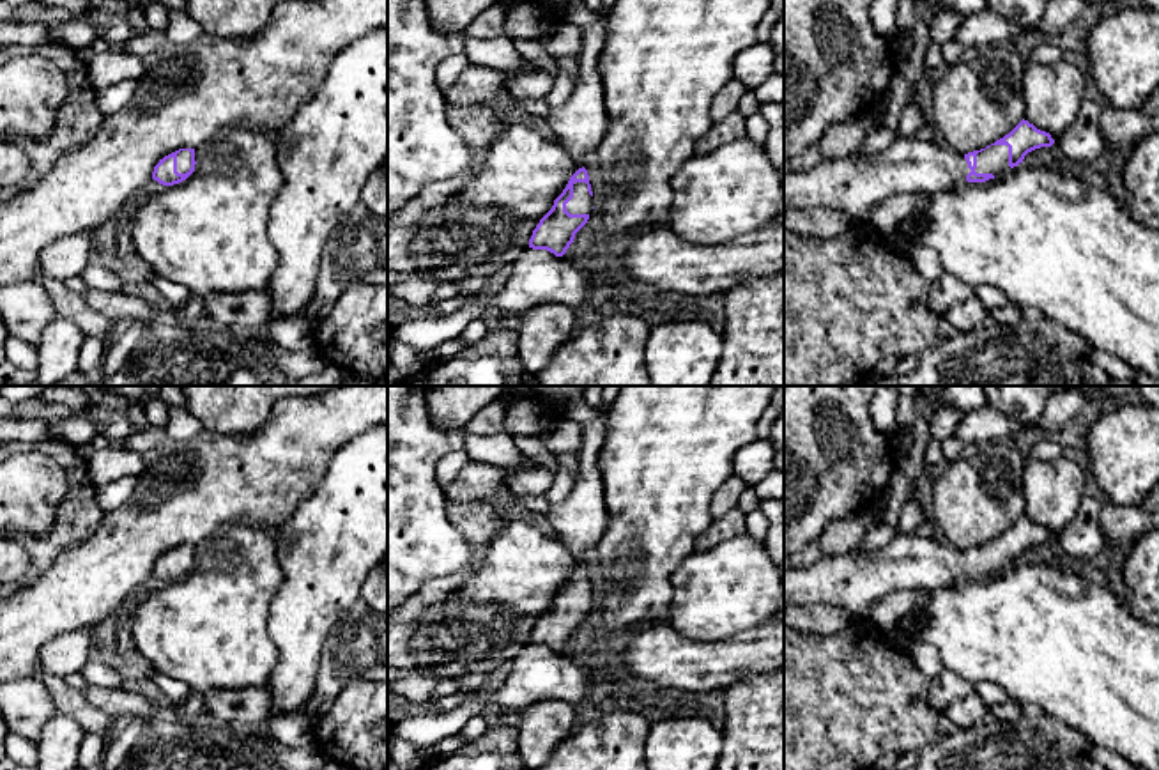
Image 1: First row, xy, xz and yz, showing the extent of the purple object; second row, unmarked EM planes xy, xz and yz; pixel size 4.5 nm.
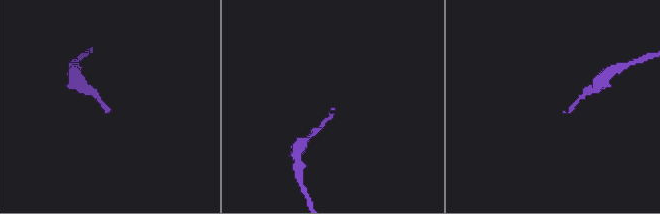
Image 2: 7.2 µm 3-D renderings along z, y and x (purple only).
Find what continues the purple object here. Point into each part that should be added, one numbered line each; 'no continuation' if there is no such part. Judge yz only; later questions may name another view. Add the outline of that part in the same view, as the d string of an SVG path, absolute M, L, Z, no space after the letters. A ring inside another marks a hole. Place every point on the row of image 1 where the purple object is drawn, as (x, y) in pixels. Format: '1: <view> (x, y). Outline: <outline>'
1: yz (995, 160). Outline: M991 145L989 149L977 154L977 173L993 173L994 177L1000 177L1009 168L1007 145Z

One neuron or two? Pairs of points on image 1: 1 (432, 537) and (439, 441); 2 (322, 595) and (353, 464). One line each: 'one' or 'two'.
1: one
2: one

